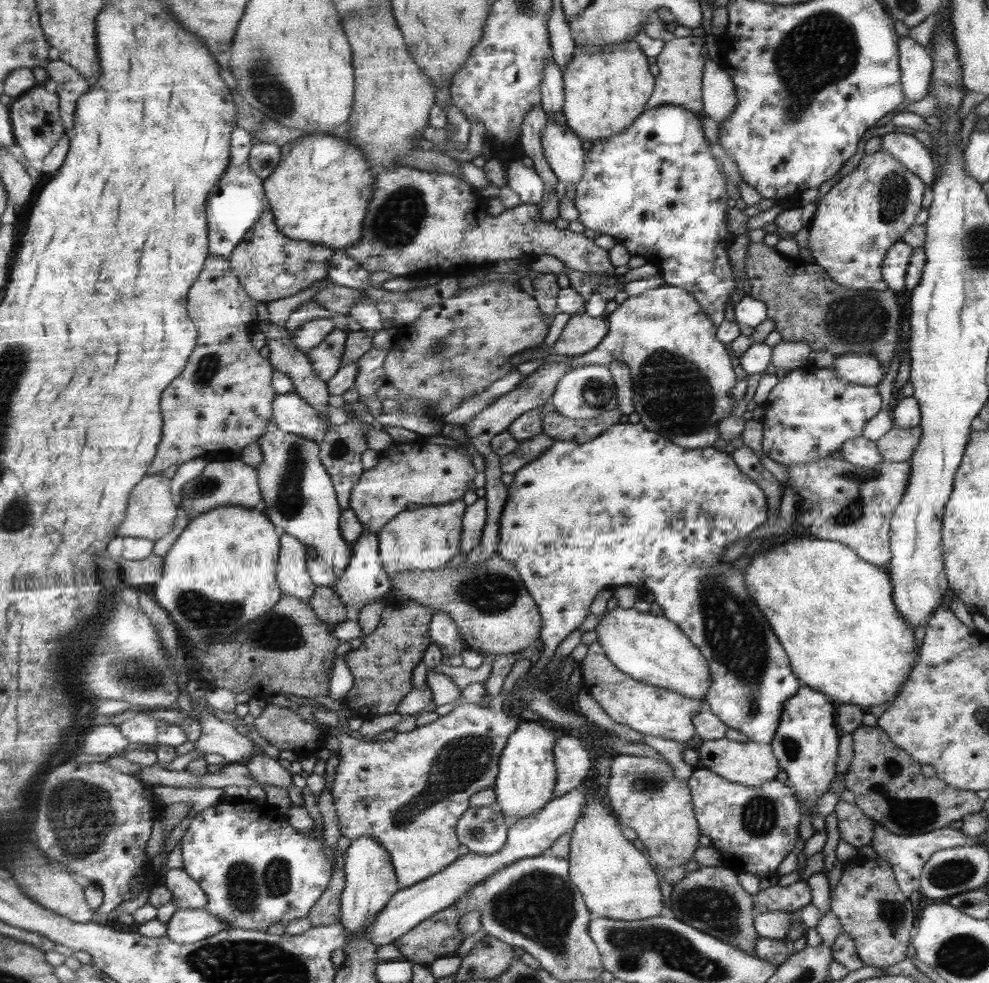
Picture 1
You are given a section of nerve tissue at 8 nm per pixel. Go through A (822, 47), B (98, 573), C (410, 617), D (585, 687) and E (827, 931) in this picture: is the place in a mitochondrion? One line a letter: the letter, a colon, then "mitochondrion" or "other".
A: mitochondrion
B: other
C: other
D: other
E: other

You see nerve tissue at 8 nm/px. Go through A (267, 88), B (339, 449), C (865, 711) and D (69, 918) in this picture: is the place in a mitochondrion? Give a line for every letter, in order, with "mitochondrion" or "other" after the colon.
A: mitochondrion
B: mitochondrion
C: other
D: other

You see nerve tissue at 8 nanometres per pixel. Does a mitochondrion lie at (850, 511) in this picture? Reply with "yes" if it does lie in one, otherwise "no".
yes

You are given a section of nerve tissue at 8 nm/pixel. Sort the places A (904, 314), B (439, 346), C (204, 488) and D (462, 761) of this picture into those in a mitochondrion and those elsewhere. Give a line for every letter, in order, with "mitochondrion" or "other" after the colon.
A: other
B: mitochondrion
C: mitochondrion
D: mitochondrion

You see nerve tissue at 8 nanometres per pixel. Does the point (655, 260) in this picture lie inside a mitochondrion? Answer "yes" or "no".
no

